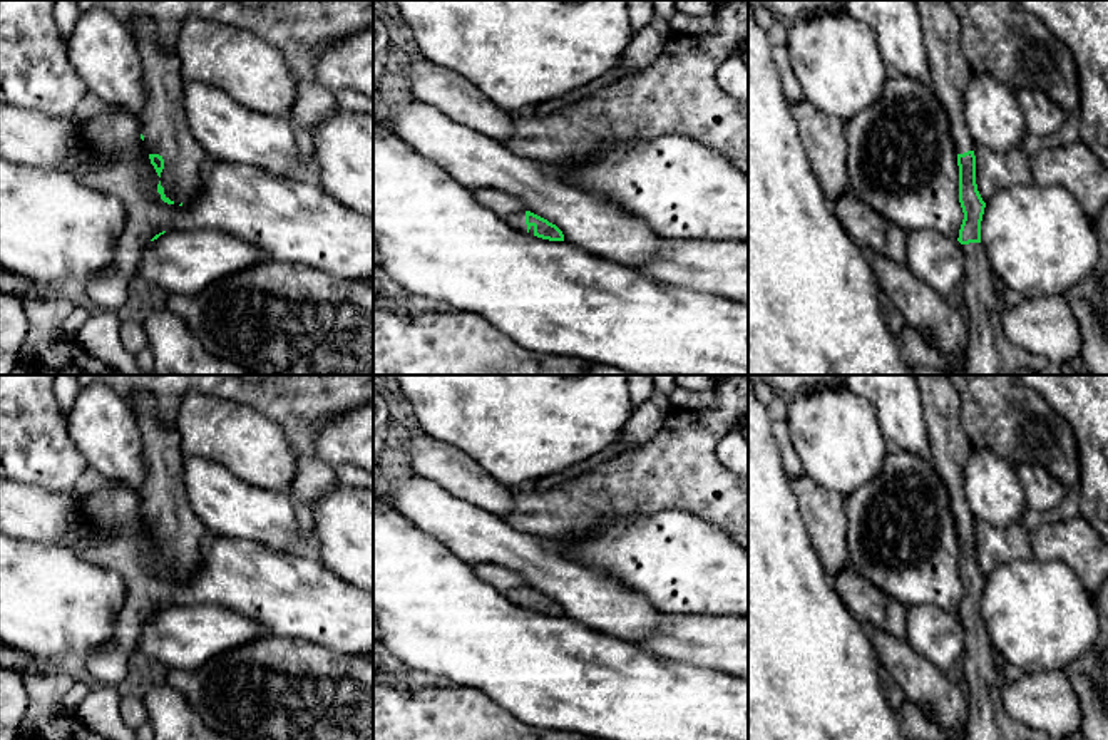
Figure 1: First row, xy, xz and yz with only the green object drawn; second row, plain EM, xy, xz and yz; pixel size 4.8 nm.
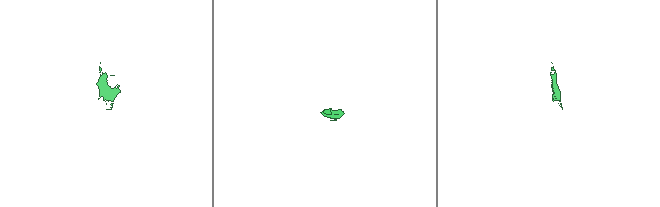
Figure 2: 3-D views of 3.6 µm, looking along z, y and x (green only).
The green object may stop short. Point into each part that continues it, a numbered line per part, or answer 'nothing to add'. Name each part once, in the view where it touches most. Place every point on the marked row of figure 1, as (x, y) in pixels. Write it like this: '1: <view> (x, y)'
1: xy (164, 126)
2: xz (518, 220)

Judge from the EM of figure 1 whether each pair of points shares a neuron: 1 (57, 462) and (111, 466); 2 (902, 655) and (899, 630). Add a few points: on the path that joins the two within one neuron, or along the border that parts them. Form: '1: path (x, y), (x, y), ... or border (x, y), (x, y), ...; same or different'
1: border (69, 429), (71, 441), (89, 467); different
2: border (869, 626), (889, 632), (906, 642); different

